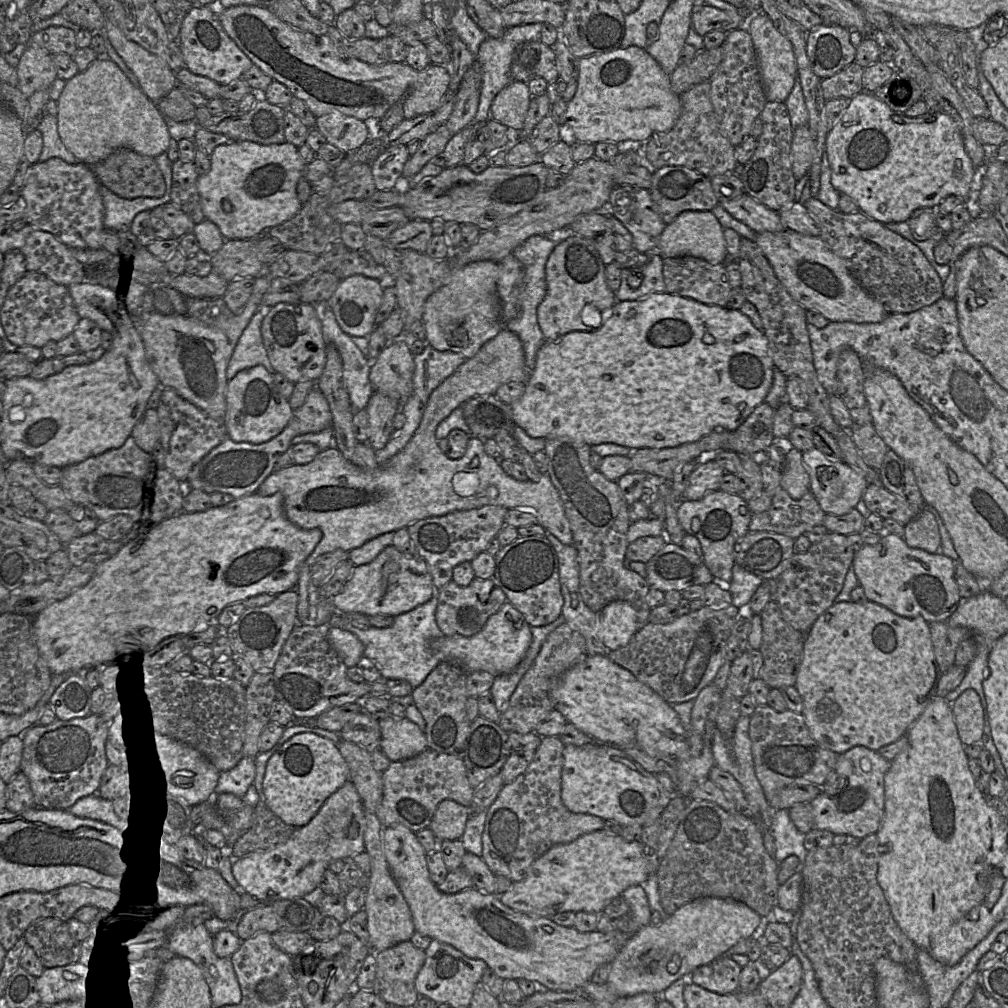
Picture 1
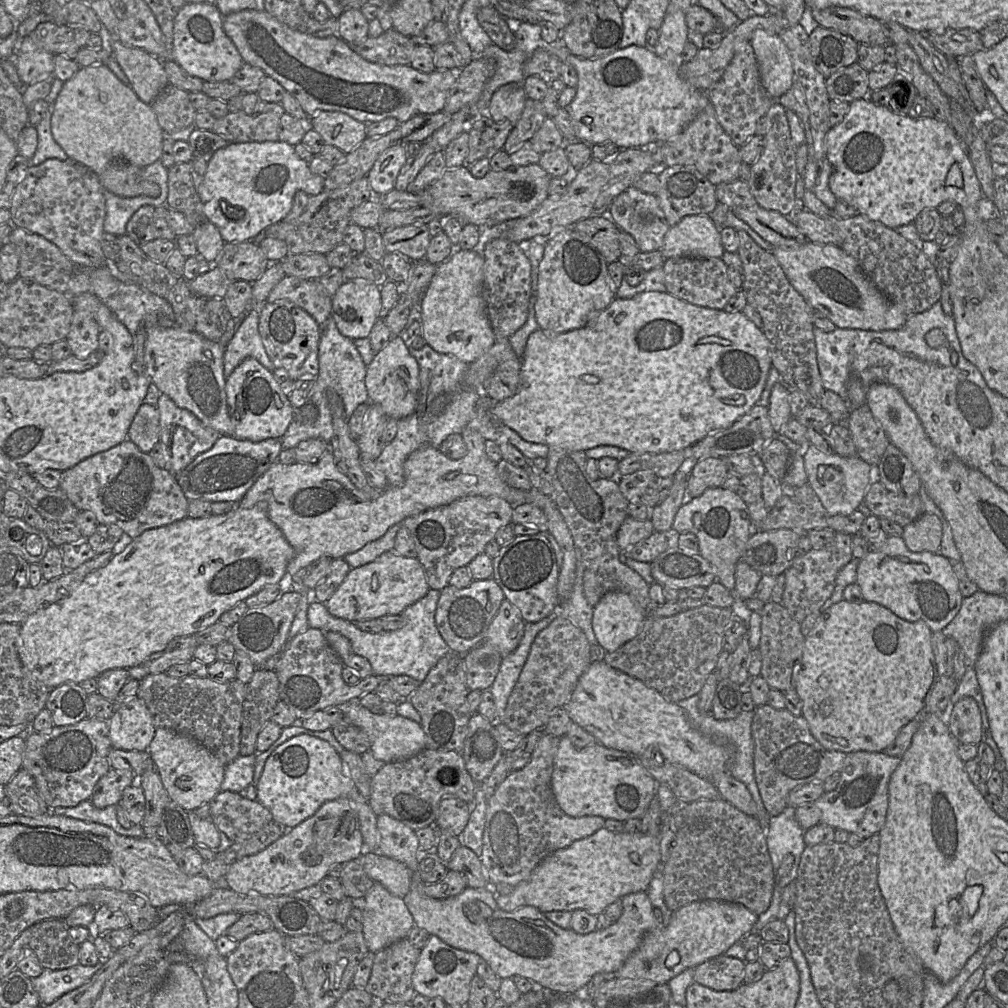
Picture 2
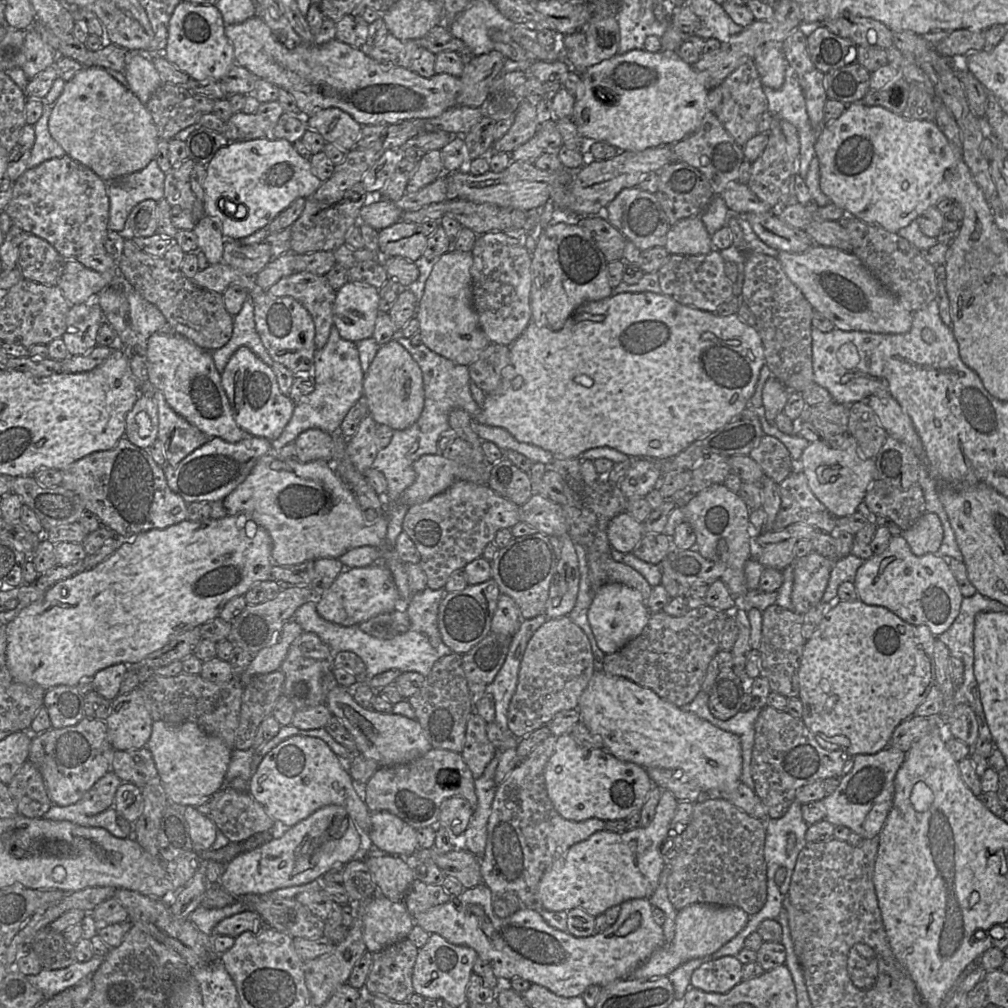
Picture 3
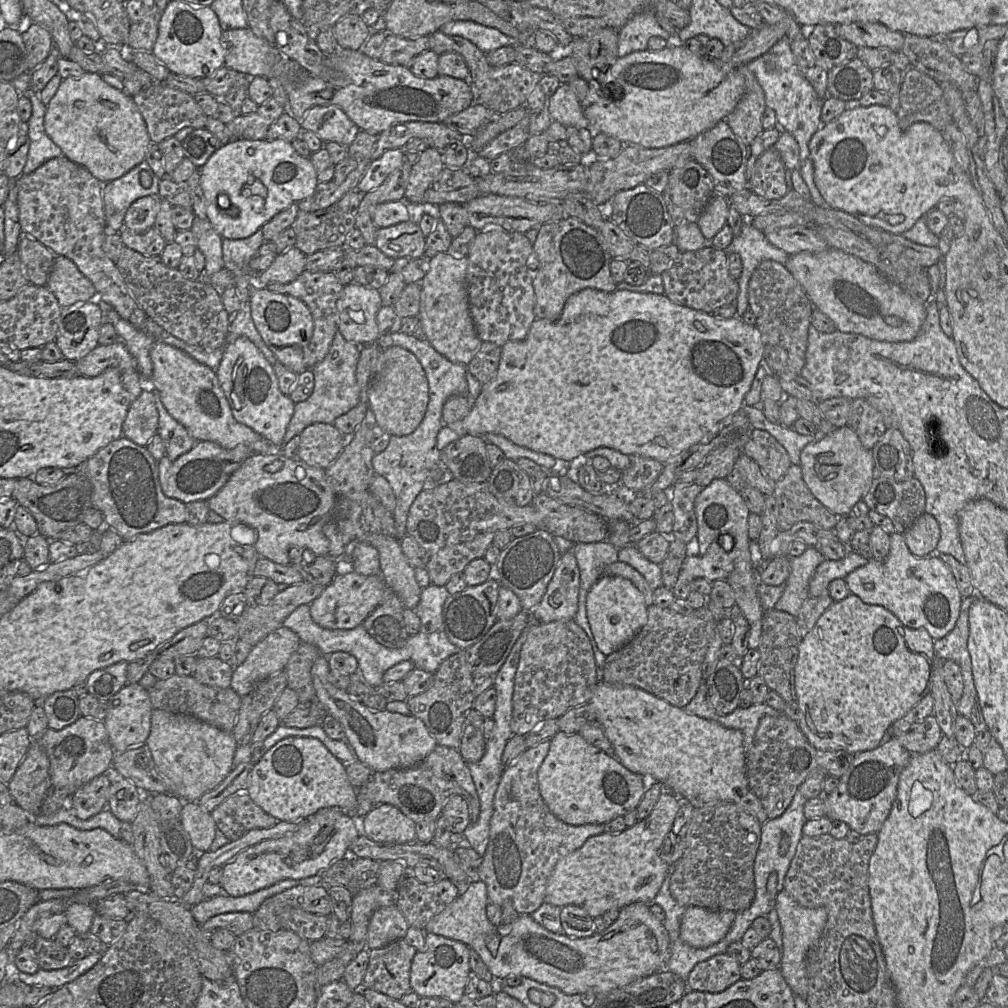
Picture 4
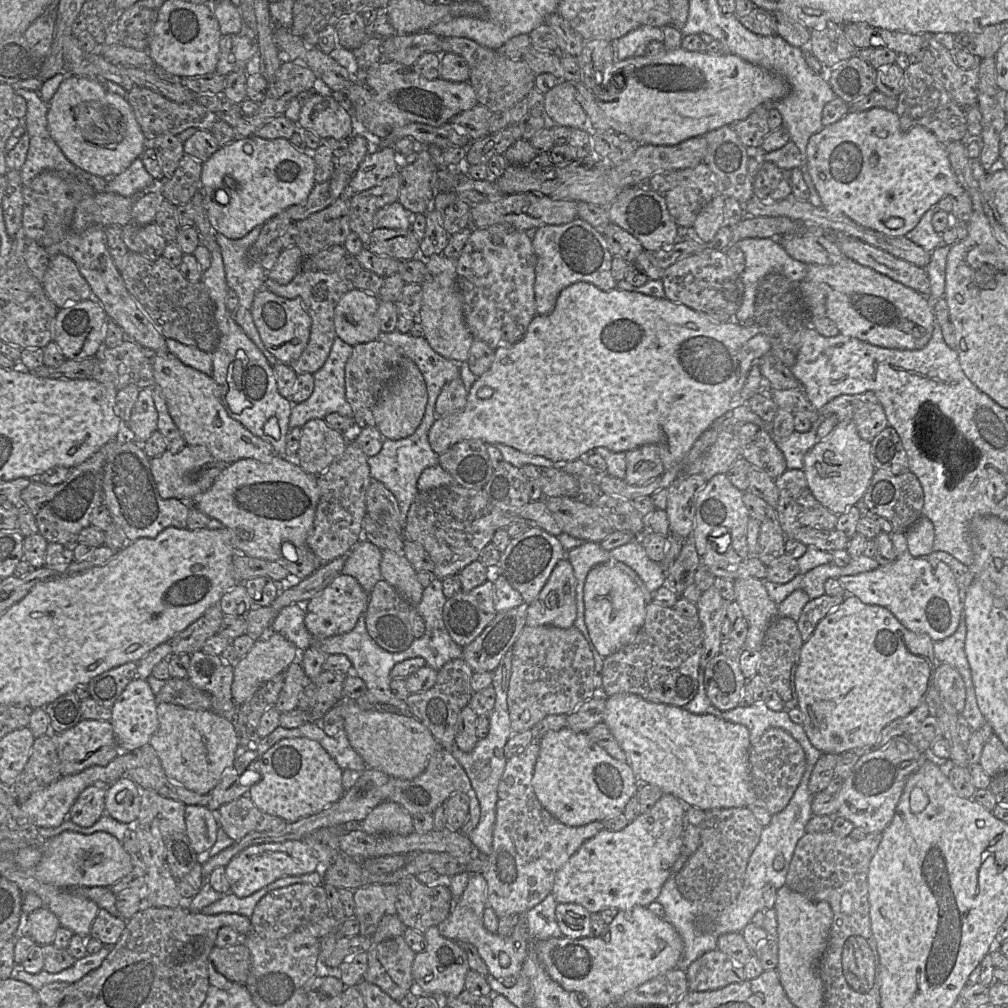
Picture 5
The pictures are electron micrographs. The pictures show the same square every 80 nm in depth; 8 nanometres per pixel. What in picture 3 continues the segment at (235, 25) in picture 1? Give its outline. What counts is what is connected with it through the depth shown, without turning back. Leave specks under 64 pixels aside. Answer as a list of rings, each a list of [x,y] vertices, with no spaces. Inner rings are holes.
[[[257,15],[239,24],[225,25],[225,35],[233,45],[235,64],[289,92],[302,116],[310,116],[326,108],[338,108],[362,126],[392,125],[411,119],[429,119],[456,106],[456,98],[461,89],[459,77],[435,73],[430,78],[424,78],[409,68],[380,64],[366,55],[362,49],[354,48],[336,38],[322,45],[301,44],[289,50],[278,41],[265,21]]]

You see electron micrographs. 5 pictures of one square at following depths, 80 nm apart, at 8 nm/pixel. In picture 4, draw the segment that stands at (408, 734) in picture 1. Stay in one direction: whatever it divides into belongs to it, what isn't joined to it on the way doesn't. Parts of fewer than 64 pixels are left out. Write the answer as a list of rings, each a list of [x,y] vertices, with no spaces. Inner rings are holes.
[[[319,656],[311,668],[316,699],[322,704],[326,713],[342,725],[346,742],[354,750],[357,760],[373,772],[411,768],[423,761],[435,749],[437,742],[420,719],[412,714],[402,715],[386,710],[370,710],[361,702],[353,700],[346,690],[332,685],[328,679],[329,672],[327,656]]]

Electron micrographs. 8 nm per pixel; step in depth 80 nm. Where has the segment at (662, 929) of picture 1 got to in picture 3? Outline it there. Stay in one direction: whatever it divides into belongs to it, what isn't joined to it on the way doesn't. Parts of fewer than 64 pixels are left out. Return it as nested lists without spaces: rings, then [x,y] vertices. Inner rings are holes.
[[[694,903],[682,908],[676,916],[673,940],[655,950],[628,978],[651,979],[652,977],[668,976],[689,960],[715,953],[746,926],[749,917],[749,914],[737,906]]]

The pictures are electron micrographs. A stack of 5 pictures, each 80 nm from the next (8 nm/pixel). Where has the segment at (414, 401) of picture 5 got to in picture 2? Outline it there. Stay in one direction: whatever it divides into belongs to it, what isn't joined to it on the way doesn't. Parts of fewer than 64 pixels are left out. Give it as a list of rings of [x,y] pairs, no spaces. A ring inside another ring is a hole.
[[[404,334],[394,336],[375,354],[367,366],[365,386],[369,402],[379,405],[388,418],[400,420],[416,411],[420,389],[419,365],[409,352]]]

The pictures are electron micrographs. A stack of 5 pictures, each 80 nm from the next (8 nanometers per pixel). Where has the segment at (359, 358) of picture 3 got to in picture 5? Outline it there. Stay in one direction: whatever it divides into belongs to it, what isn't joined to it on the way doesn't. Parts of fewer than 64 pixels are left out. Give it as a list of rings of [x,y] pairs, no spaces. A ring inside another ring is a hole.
[[[338,336],[334,339],[331,351],[324,365],[313,374],[314,390],[310,397],[298,404],[293,404],[289,428],[301,428],[311,419],[324,419],[330,413],[353,417],[353,411],[345,395],[345,366],[352,354],[353,347]]]

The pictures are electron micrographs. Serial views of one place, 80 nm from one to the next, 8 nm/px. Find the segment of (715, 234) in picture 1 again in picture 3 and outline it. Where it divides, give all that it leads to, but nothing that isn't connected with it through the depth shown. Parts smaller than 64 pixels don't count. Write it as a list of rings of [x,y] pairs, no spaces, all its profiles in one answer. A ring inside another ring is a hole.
[[[689,217],[671,226],[664,246],[670,255],[704,255],[714,248],[700,217]]]

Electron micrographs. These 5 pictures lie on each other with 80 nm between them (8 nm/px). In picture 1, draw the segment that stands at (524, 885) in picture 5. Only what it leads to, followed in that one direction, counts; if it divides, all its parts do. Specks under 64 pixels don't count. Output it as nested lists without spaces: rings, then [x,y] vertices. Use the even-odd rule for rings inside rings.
[[[558,736],[541,737],[541,743],[527,769],[513,782],[504,785],[495,801],[487,809],[482,834],[482,859],[495,876],[504,876],[512,882],[523,880],[533,862],[556,844],[569,843],[581,835],[601,830],[605,820],[585,813],[570,812],[561,800],[561,773],[564,744]]]

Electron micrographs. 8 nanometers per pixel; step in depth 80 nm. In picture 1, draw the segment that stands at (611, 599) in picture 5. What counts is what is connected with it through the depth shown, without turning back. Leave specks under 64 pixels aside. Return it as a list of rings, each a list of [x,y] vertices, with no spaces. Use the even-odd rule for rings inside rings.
[[[613,601],[599,613],[599,639],[612,651],[626,646],[637,631],[637,613],[626,601]]]

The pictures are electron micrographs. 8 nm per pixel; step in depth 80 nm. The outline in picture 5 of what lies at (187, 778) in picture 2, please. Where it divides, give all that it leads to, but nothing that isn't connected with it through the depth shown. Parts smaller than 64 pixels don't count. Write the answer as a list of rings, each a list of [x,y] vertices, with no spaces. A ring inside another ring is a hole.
[[[157,703],[158,729],[149,741],[167,777],[201,795],[209,794],[240,752],[240,738],[233,721],[208,710],[193,710],[171,703]]]

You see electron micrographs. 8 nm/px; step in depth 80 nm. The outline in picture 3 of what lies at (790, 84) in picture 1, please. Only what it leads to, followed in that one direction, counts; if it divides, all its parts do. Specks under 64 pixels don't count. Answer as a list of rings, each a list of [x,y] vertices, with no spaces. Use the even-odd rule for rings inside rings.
[[[769,41],[759,46],[755,52],[754,61],[763,86],[772,89],[782,87],[785,71],[789,65],[783,52],[782,43]]]

